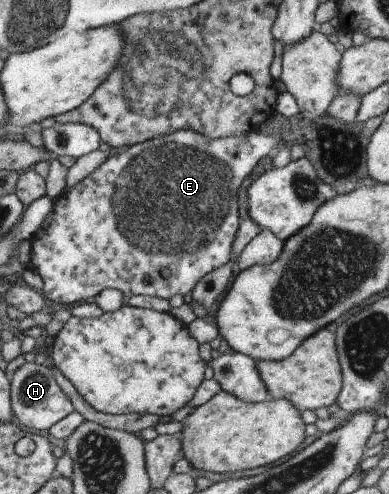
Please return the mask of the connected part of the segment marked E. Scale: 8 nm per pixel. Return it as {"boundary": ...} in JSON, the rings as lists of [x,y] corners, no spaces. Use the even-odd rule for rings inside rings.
{"boundary":[[[180,129],[166,136],[160,136],[149,142],[139,142],[130,145],[118,156],[107,157],[99,167],[76,183],[70,190],[61,192],[57,198],[52,199],[51,210],[36,232],[30,239],[30,266],[36,269],[43,282],[39,291],[44,298],[56,304],[74,304],[80,300],[92,300],[96,294],[105,288],[114,288],[120,294],[128,298],[132,294],[144,294],[144,296],[156,296],[168,300],[173,294],[184,295],[190,292],[192,287],[208,271],[217,269],[220,265],[228,263],[231,256],[231,242],[238,224],[238,207],[236,205],[236,192],[238,186],[248,174],[252,167],[263,156],[272,155],[284,145],[284,140],[278,135],[259,135],[257,130],[251,130],[246,135],[237,137],[226,137],[223,139],[211,139],[192,129]]]}

